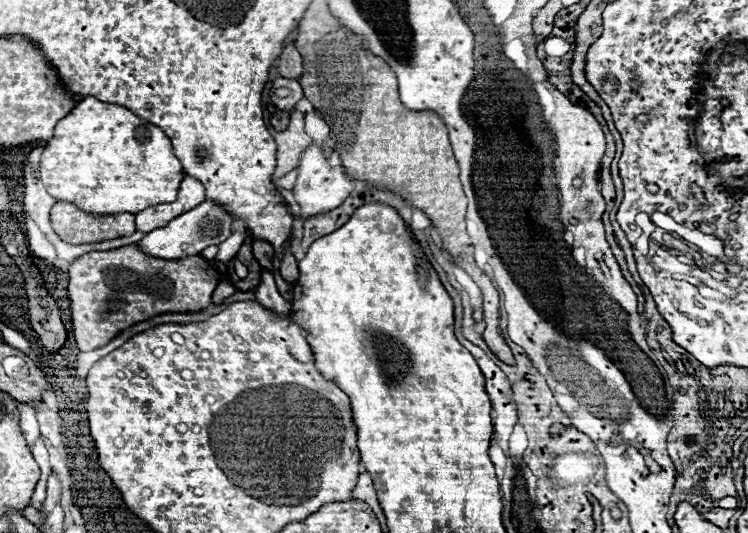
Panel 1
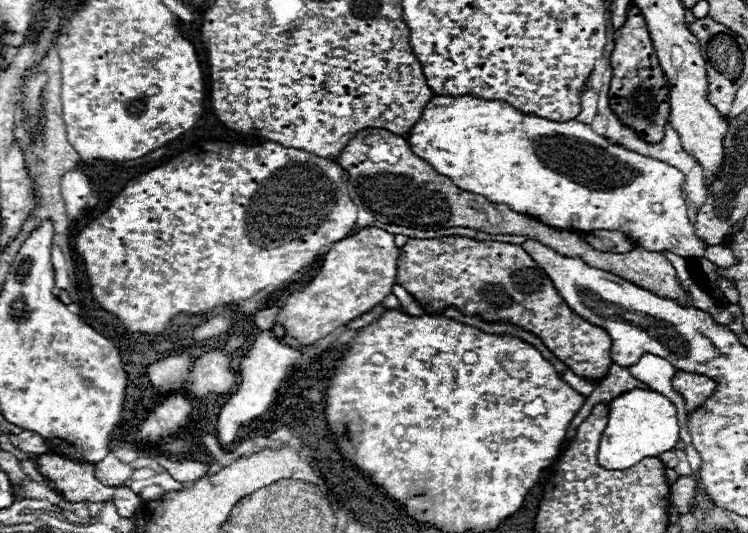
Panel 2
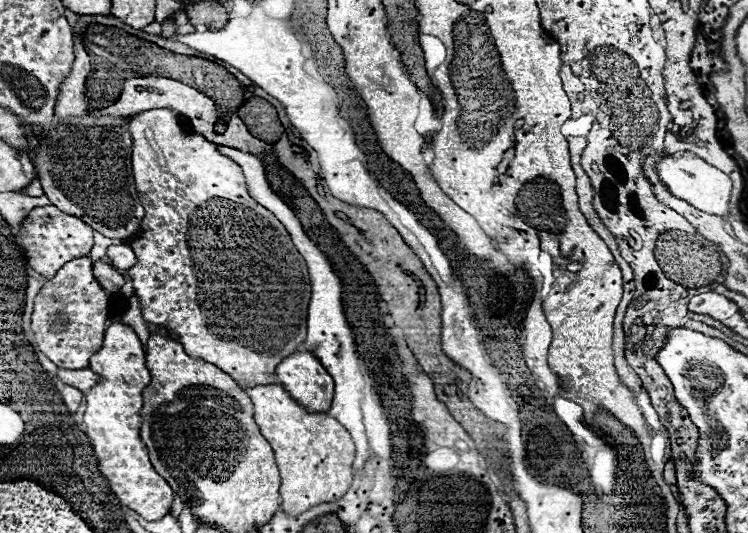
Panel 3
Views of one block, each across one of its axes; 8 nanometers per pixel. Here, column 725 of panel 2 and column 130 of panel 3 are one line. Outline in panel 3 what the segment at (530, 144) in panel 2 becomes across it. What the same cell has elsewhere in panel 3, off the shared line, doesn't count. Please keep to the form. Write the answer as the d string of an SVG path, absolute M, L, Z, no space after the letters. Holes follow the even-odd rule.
M116 244L116 246L108 248L104 260L110 262L116 270L128 270L130 266L134 266L136 256L128 244Z

